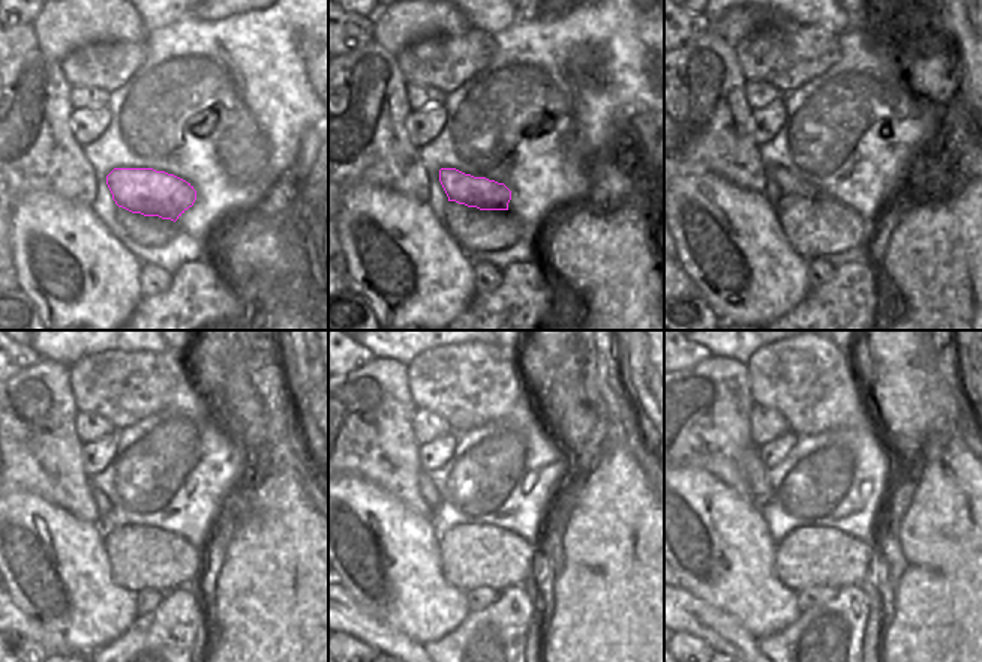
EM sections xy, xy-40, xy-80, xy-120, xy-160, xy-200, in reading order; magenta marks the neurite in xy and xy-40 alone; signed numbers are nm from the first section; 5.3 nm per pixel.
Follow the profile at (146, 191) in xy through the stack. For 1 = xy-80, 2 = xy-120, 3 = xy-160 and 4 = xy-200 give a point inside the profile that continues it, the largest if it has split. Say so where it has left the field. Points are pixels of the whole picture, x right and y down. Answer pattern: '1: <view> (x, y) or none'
1: xy-80 (789, 185)
2: xy-120 (104, 506)
3: xy-160 (426, 487)
4: xy-200 (754, 469)

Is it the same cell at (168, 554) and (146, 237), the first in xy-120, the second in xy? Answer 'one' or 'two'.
one

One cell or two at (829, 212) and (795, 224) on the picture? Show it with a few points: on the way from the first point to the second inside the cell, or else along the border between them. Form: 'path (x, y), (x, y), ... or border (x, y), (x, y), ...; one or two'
path (820, 221), (817, 224), (804, 224); one

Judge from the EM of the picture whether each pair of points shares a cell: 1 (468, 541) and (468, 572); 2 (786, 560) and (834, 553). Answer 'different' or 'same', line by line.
1: same
2: same

